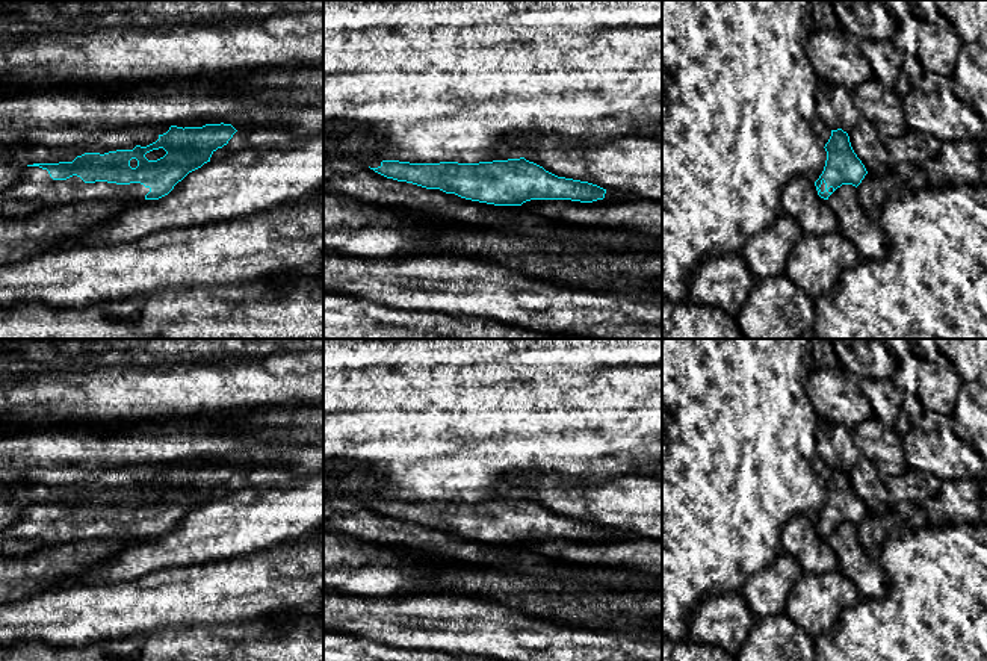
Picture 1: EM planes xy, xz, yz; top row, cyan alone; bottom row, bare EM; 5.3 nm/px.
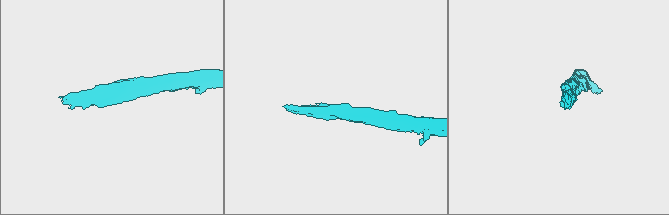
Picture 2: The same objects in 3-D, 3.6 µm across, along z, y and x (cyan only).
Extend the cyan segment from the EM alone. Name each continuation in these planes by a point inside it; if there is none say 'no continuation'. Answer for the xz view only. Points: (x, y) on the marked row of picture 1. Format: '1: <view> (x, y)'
1: xz (357, 145)

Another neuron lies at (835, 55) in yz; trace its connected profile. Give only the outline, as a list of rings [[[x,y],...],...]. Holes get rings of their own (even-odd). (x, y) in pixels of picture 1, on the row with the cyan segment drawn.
[[[842,26],[821,27],[810,33],[804,51],[815,74],[827,88],[843,86],[854,91],[874,77],[860,41]]]

